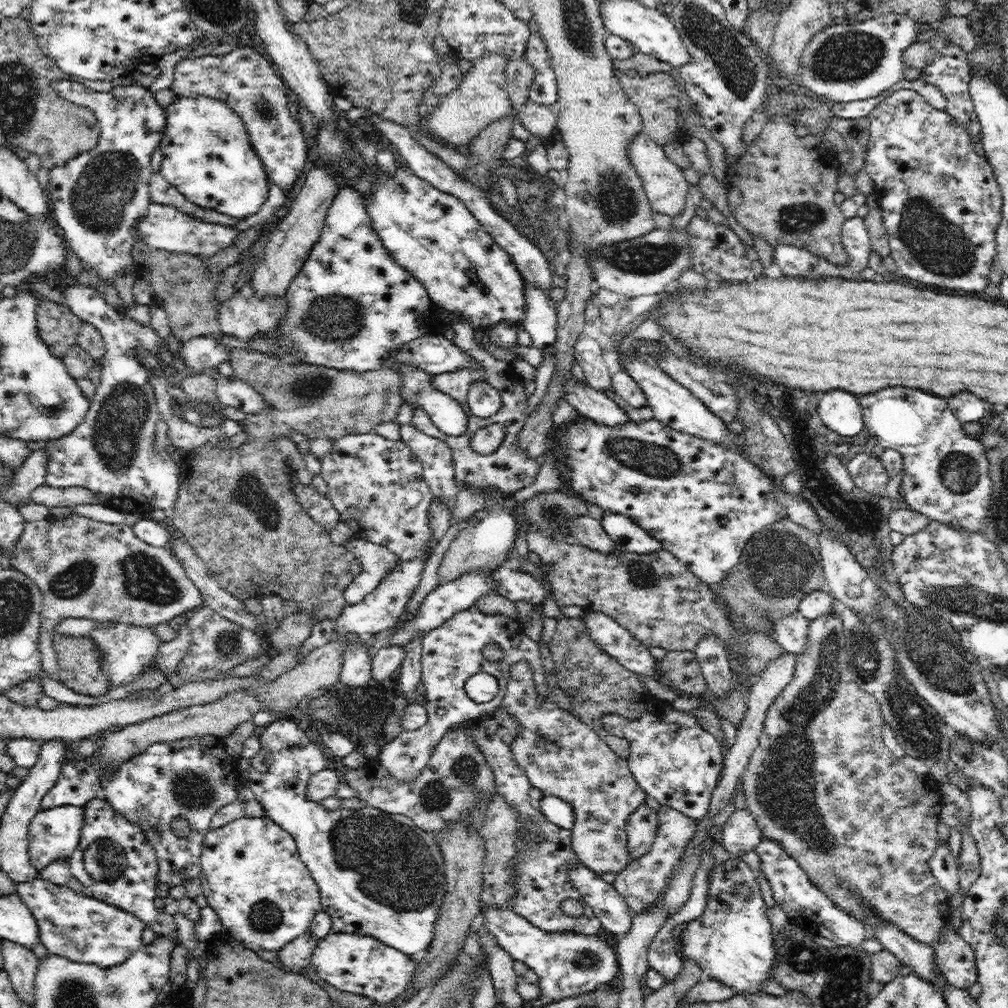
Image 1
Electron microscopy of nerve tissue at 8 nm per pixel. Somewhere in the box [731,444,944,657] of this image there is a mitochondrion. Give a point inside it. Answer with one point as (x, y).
(780, 564)

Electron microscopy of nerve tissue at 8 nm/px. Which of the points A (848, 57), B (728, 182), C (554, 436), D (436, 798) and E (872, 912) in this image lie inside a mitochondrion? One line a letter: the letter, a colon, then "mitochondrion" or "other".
A: mitochondrion
B: other
C: other
D: mitochondrion
E: other

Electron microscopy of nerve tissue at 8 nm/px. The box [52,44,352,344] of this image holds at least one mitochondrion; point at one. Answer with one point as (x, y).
(100, 193)

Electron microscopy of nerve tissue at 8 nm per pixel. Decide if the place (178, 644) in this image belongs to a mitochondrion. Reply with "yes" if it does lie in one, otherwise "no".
no

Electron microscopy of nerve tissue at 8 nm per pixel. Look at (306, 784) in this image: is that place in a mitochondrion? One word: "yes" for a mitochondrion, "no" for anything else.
no

